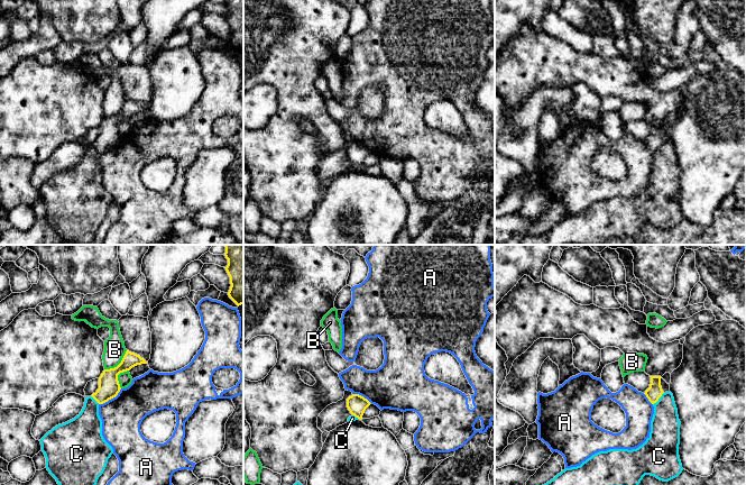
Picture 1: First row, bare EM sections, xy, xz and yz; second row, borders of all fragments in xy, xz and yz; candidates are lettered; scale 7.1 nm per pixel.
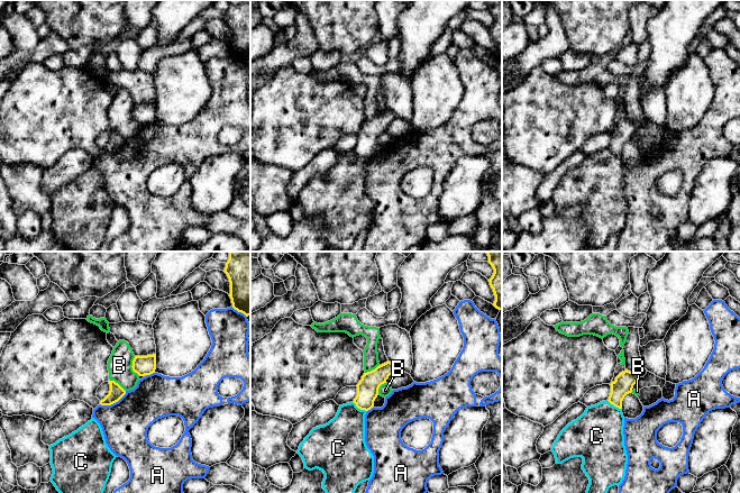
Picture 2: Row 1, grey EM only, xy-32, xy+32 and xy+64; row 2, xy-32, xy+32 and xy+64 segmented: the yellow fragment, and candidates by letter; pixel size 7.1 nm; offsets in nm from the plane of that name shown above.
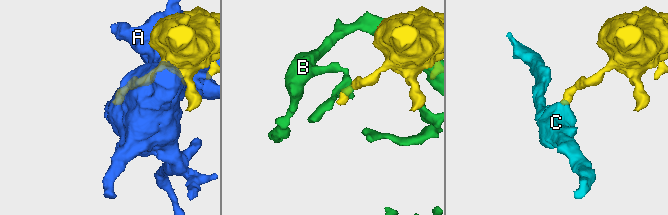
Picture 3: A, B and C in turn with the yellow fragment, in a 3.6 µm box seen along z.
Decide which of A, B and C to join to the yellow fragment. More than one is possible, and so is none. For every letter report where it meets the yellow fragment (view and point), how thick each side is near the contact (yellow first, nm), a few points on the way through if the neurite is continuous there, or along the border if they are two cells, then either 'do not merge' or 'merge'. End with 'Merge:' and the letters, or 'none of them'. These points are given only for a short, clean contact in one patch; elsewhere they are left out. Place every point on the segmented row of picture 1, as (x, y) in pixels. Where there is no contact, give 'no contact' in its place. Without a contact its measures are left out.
A: meets yellow in xy at (110, 399); 150 nm thick on the yellow side, 300 nm on the other; do not merge
B: meets yellow in xy at (119, 364); 150 nm thick on the yellow side, 150 nm on the other; do not merge
C: meets yellow in yz at (659, 397); 110 nm thick on the yellow side, 200 nm on the other; border along yz (663, 392), (653, 404); do not merge
Merge: none of them

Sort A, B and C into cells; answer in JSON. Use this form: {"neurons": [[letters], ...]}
{"neurons": [["A"], ["B"], ["C"]]}

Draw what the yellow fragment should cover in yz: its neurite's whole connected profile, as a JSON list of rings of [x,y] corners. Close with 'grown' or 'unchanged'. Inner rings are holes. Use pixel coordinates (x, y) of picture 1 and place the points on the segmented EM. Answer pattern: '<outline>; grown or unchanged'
[[[650,376],[651,377],[651,384],[650,387],[645,391],[645,395],[648,399],[648,401],[654,404],[658,401],[658,399],[664,393],[661,386],[661,376]]]; unchanged

